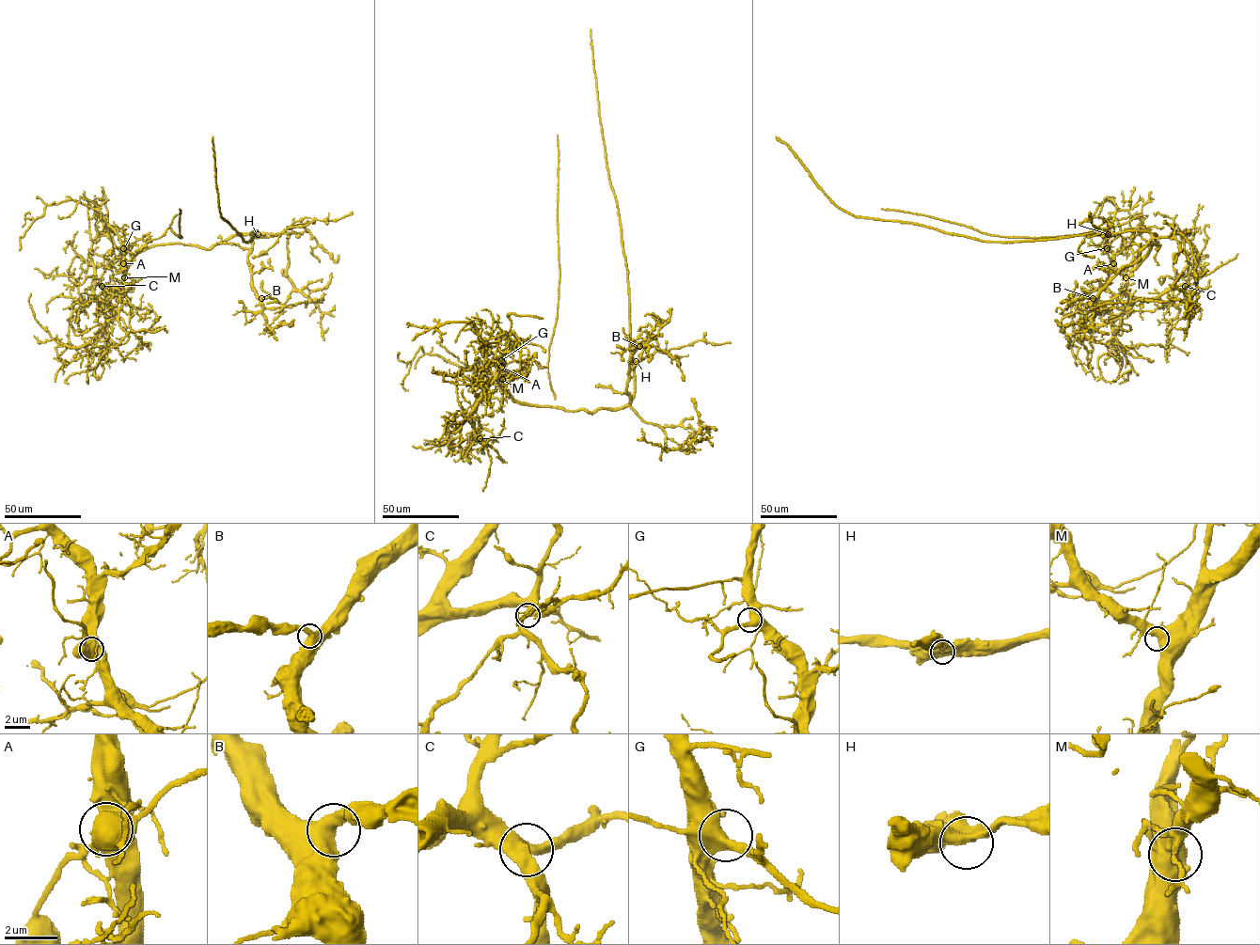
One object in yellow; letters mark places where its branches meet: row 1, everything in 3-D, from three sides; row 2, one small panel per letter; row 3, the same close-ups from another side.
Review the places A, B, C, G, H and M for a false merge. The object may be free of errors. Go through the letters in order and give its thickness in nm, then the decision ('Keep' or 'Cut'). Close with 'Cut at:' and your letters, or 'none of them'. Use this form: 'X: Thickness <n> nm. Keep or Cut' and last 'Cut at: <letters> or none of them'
A: Thickness 650 nm. Cut
B: Thickness 550 nm. Keep
C: Thickness 440 nm. Keep
G: Thickness 500 nm. Keep
H: Thickness 550 nm. Keep
M: Thickness 500 nm. Keep
Cut at: A

